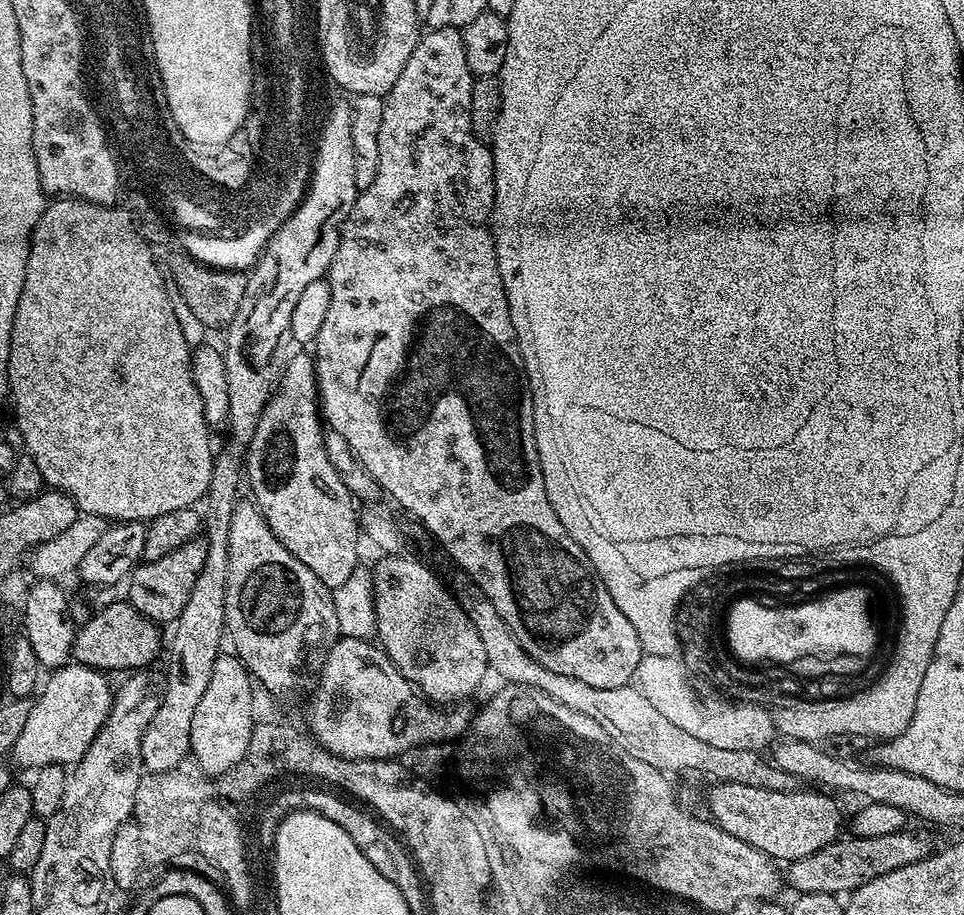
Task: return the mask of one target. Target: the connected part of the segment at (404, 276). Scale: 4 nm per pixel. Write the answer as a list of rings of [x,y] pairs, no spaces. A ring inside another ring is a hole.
[[[443,26],[444,28],[432,28],[421,35],[420,40],[414,46],[414,54],[410,54],[410,62],[406,62],[406,67],[402,69],[402,74],[398,74],[398,82],[383,97],[384,109],[382,110],[382,126],[378,130],[378,174],[374,174],[374,182],[370,182],[368,188],[359,189],[356,201],[353,202],[350,214],[340,231],[340,241],[338,250],[334,250],[334,262],[330,262],[328,275],[326,277],[330,286],[330,311],[326,313],[326,319],[322,321],[322,330],[318,330],[318,338],[314,341],[314,359],[316,362],[316,391],[318,393],[318,403],[323,419],[331,431],[342,434],[346,442],[350,442],[350,450],[370,470],[370,474],[378,482],[381,493],[393,496],[410,515],[416,520],[424,523],[424,528],[448,551],[450,559],[456,563],[455,567],[461,572],[465,572],[473,582],[494,602],[494,610],[502,614],[502,622],[510,626],[514,638],[546,670],[554,670],[554,674],[566,674],[570,678],[578,678],[582,682],[587,682],[589,686],[598,686],[602,690],[611,688],[626,688],[633,683],[635,671],[638,670],[638,664],[642,657],[642,649],[638,642],[638,633],[634,631],[634,626],[630,626],[630,621],[626,619],[626,614],[614,606],[614,598],[610,598],[610,590],[606,590],[604,583],[598,578],[598,574],[592,569],[590,558],[586,558],[586,550],[566,534],[566,526],[554,514],[554,506],[550,506],[550,498],[546,498],[546,486],[542,478],[542,466],[538,458],[538,446],[534,438],[534,410],[532,409],[532,387],[528,384],[528,376],[524,373],[524,359],[520,353],[520,347],[516,341],[516,331],[514,322],[510,318],[510,306],[506,298],[506,290],[502,282],[502,274],[498,270],[498,258],[496,257],[496,238],[492,235],[490,221],[492,218],[492,203],[494,202],[494,162],[492,161],[492,149],[485,141],[480,140],[474,134],[470,126],[470,94],[472,93],[472,81],[474,79],[470,66],[466,66],[466,50],[464,49],[464,33],[459,28]]]

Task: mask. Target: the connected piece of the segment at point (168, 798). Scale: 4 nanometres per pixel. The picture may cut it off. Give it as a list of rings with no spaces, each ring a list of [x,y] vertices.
[[[191,754],[183,759],[174,770],[158,772],[145,771],[138,782],[138,789],[135,795],[136,810],[134,813],[137,823],[140,824],[142,836],[144,837],[142,850],[145,863],[150,866],[152,866],[152,864],[162,864],[161,866],[166,866],[173,863],[174,861],[172,860],[184,852],[188,850],[190,852],[196,845],[198,814],[201,807],[208,801],[215,799],[217,794],[216,780],[205,774],[196,756]]]

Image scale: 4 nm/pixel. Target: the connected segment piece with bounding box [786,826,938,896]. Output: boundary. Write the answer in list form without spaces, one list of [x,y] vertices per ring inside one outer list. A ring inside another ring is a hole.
[[[916,827],[920,828],[914,829],[913,832],[905,830],[894,834],[882,834],[879,838],[849,835],[822,846],[822,850],[814,850],[814,854],[806,854],[806,858],[798,858],[787,865],[787,887],[789,884],[796,894],[851,894],[866,882],[882,878],[882,874],[890,874],[890,870],[914,866],[914,862],[922,862],[938,848],[938,843],[936,844],[935,838],[927,832],[927,827]]]

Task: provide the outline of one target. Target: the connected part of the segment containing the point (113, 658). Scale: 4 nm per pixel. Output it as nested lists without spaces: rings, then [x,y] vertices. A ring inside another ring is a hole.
[[[113,599],[105,608],[98,610],[85,624],[76,629],[72,660],[97,669],[105,674],[120,672],[128,674],[133,670],[147,668],[160,652],[160,632],[155,620],[148,620],[127,599]]]

